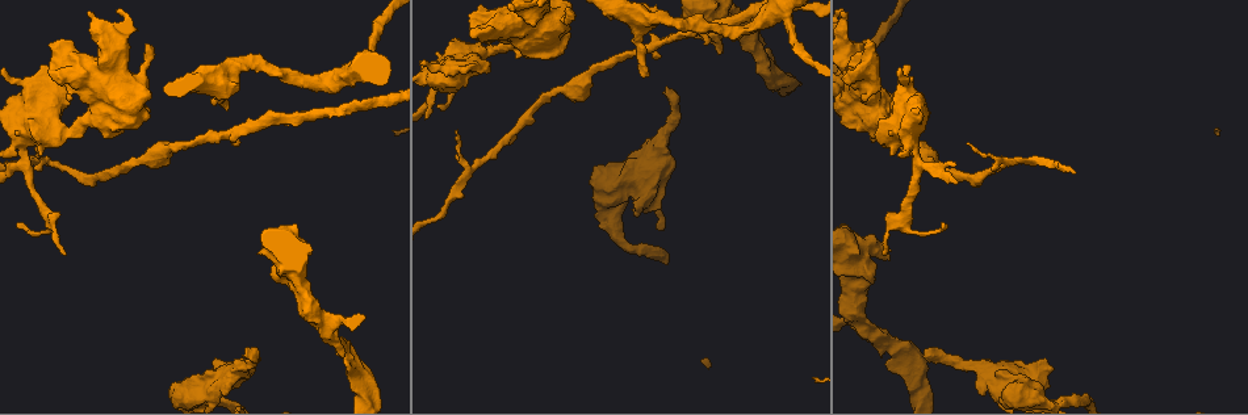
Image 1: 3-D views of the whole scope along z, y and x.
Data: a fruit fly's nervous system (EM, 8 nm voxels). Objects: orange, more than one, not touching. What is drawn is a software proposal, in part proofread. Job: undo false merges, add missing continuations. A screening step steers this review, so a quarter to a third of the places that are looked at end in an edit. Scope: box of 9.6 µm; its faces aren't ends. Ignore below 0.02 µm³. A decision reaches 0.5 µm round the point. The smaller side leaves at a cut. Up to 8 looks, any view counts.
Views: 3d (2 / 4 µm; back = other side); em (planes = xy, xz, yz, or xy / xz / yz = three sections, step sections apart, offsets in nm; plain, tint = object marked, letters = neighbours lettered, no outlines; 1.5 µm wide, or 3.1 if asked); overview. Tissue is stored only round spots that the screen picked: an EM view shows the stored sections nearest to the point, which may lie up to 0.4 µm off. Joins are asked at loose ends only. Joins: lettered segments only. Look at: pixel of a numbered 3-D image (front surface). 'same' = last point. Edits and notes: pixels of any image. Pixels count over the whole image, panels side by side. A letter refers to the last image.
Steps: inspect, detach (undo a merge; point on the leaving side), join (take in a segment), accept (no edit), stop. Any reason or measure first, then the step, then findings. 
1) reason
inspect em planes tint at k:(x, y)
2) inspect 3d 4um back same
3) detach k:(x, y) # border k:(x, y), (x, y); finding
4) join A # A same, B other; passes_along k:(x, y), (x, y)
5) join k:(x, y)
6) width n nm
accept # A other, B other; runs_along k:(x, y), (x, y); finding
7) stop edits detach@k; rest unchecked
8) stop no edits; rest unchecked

branch stops here
inspect 3d 2um at 1:(924, 349)

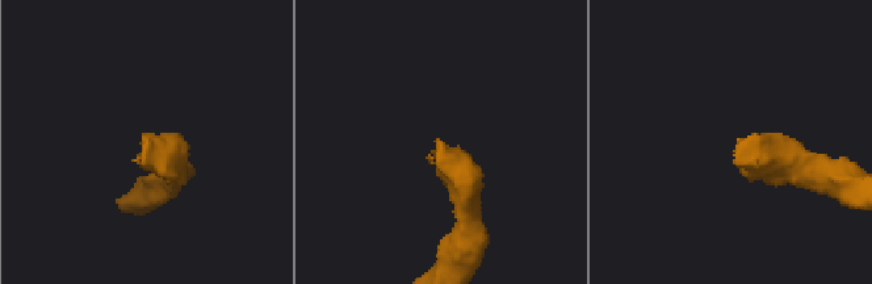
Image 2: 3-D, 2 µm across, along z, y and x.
need the tissue
inspect em xz step 4 tint at 2:(440, 144)

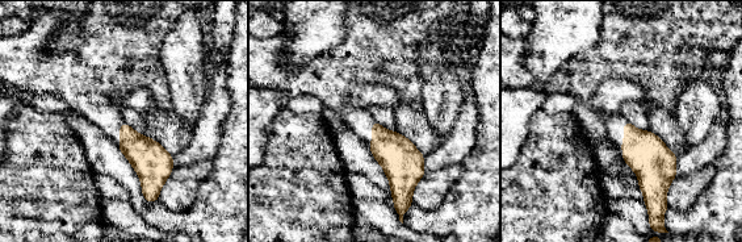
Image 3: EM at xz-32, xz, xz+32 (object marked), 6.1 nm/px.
inspect em planes letters same

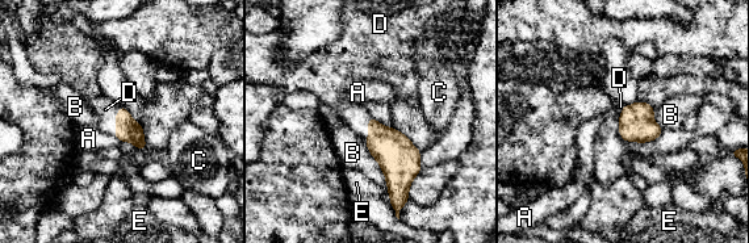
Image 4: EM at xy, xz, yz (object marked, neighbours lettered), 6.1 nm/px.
join D # A other, B other, C other, D same, E other; passes_along 4:(126, 130), (116, 120), (105, 109); the neuron continues

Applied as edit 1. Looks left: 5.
redraw
inspect overview

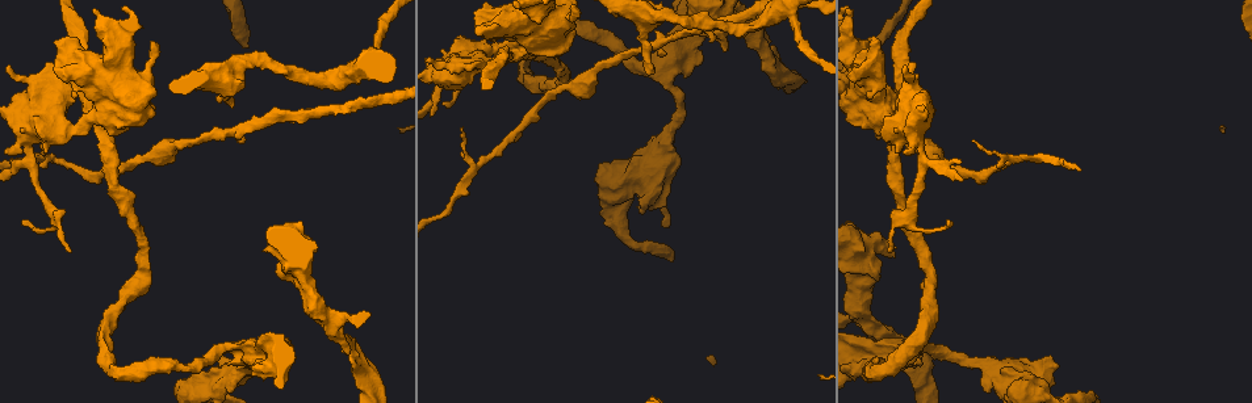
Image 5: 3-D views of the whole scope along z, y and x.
thin end
inspect em planes letters at 5:(230, 101)

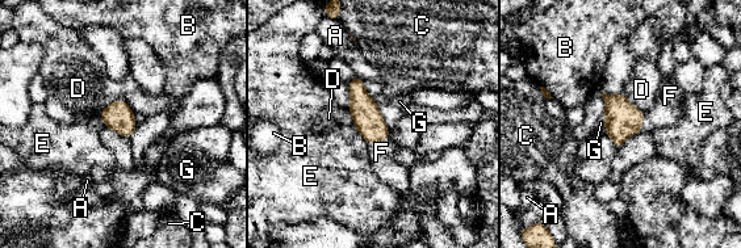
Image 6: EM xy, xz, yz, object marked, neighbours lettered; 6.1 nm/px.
width 170 nm
join F # A other, B other, C other, D other, E other, F same, G other; passes_along 6:(367, 117), (377, 139), (381, 152); the neuron continues

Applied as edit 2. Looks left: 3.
an open end
inspect 3d 2um at 5:(894, 255)

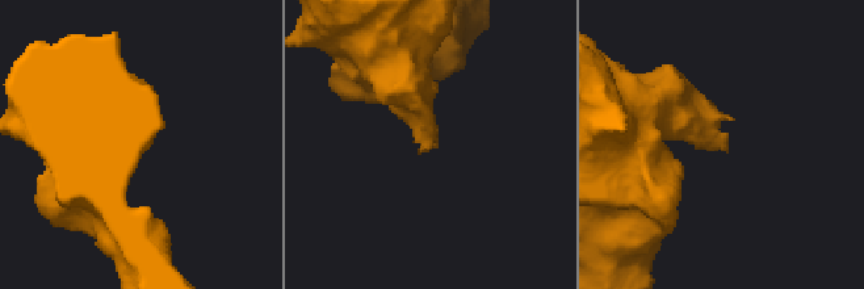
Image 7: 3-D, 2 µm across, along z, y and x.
inspect em planes letters at 7:(724, 148)

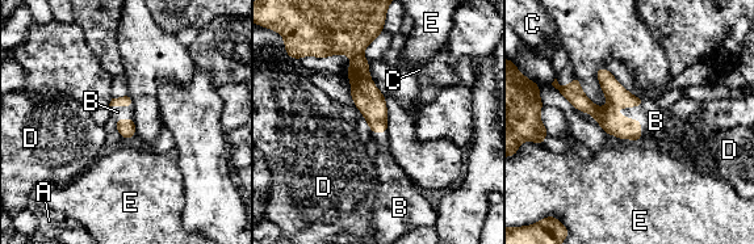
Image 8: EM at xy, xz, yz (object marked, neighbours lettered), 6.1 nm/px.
join B # A other, B same, C other, D other, E other; passes_along 8:(620, 126), (633, 120), (656, 121); it goes on there

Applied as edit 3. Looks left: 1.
stop edits join@4, join@6, join@8; rest unchecked

